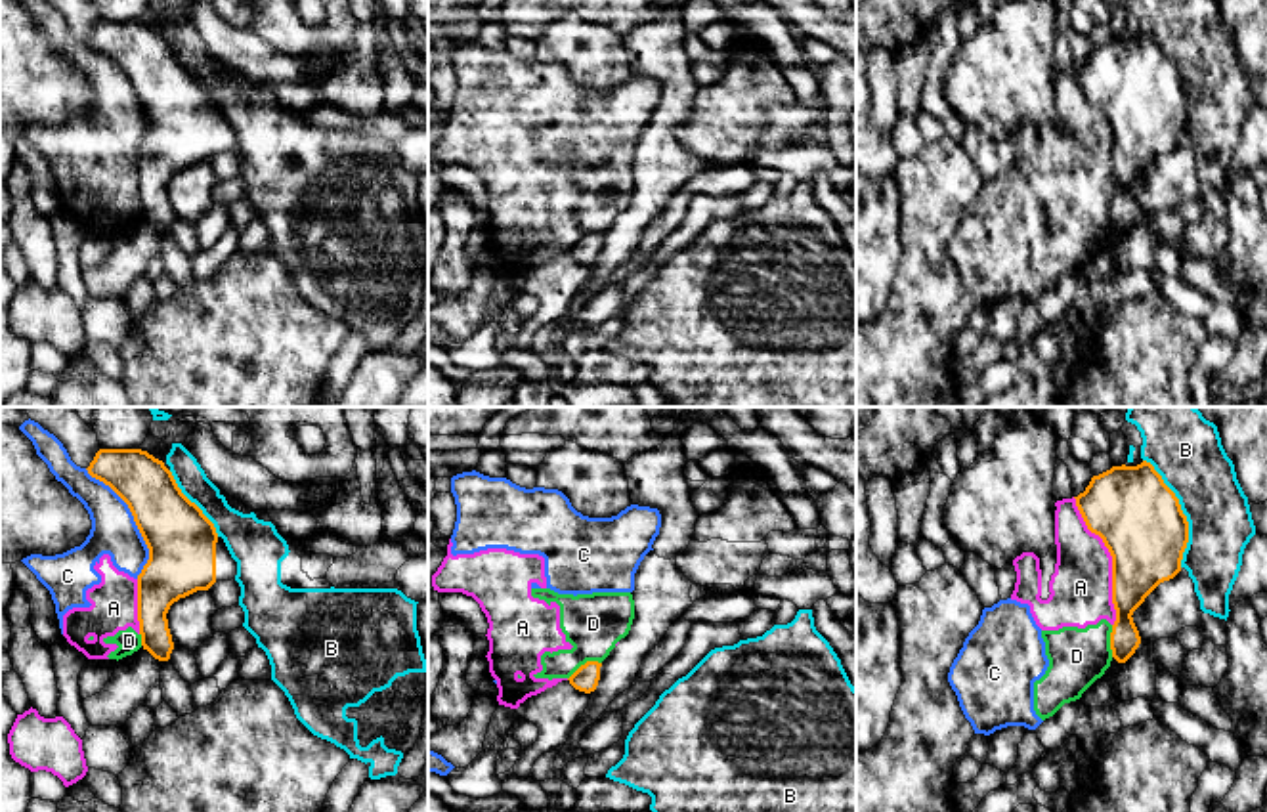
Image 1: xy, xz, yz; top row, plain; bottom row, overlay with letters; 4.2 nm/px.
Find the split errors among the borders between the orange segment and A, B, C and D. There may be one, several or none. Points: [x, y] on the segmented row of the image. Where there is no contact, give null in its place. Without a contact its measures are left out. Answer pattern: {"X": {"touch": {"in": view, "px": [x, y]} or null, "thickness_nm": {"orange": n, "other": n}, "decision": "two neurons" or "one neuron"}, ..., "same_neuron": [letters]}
{"A": {"touch": {"in": "yz", "px": [1113, 560]}, "thickness_nm": {"orange": 360, "other": 260}, "decision": "two neurons"}, "B": {"touch": {"in": "yz", "px": [1181, 512]}, "thickness_nm": {"orange": 360, "other": 300}, "decision": "two neurons"}, "C": {"touch": {"in": "xy", "px": [134, 520]}, "thickness_nm": {"orange": 280, "other": 190}, "decision": "two neurons"}, "D": {"touch": {"in": "xz", "px": [585, 663]}, "thickness_nm": {"orange": 110, "other": 260}, "decision": "two neurons"}, "same_neuron": []}

